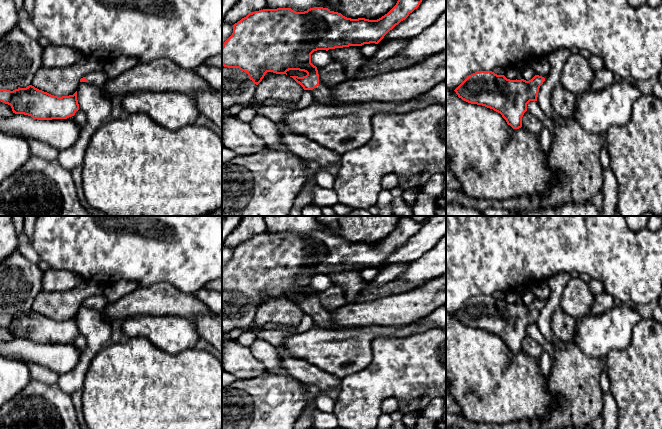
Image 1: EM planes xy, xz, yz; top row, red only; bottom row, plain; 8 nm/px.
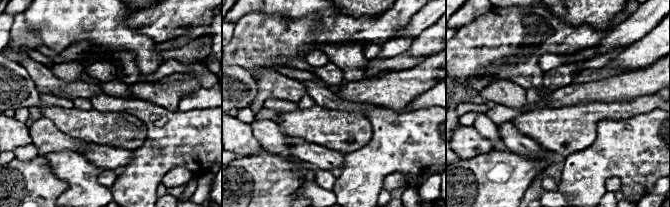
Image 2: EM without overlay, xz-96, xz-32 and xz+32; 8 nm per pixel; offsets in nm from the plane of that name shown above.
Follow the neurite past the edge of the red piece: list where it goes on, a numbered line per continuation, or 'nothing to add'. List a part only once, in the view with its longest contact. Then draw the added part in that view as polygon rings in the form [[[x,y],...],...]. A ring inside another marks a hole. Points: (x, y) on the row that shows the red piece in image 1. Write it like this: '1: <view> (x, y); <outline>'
1: xz (322, 95); [[[318,85],[316,88],[311,90],[315,101],[319,104],[323,105],[329,105],[329,106],[340,106],[340,105],[346,105],[346,104],[354,104],[354,103],[340,103],[335,102],[331,96],[331,93],[329,89],[323,88],[320,85]]]

